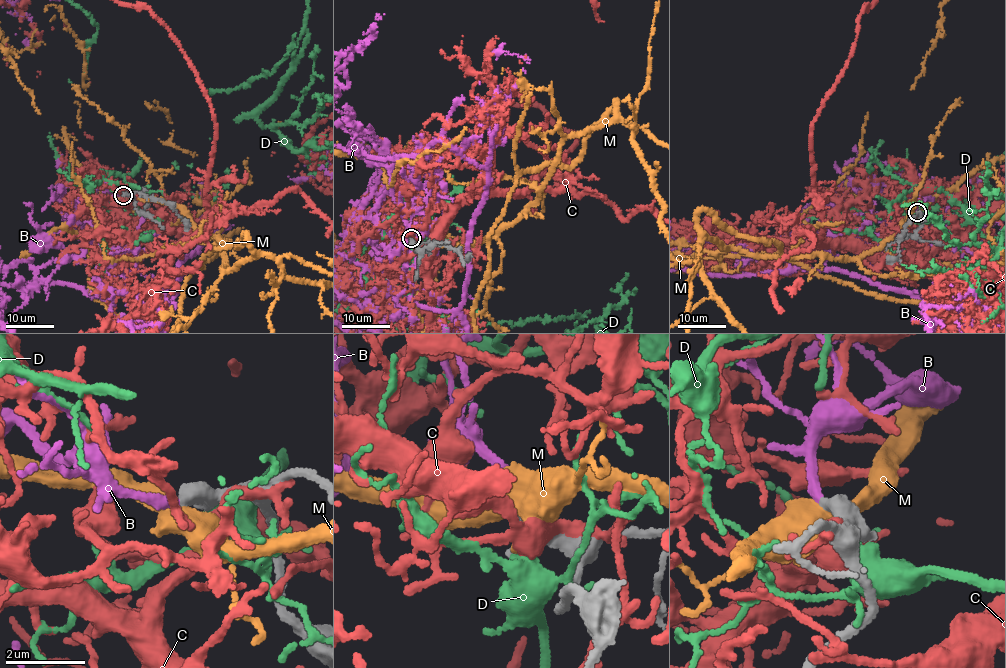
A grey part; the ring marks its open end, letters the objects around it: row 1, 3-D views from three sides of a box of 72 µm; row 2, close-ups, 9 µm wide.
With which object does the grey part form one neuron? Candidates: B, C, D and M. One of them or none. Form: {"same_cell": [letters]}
{"same_cell": ["B"]}

